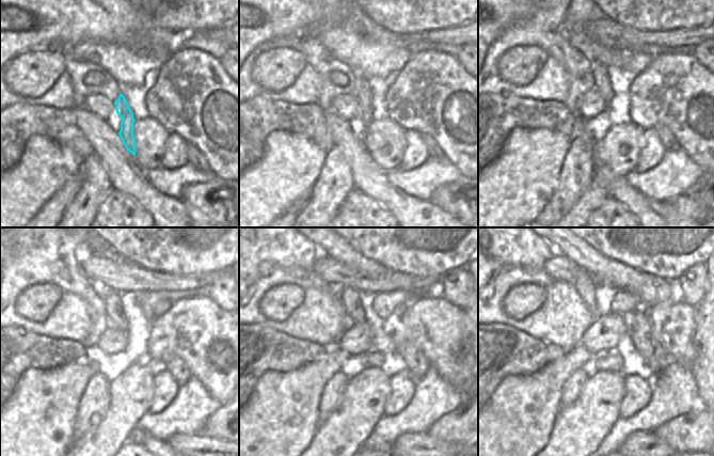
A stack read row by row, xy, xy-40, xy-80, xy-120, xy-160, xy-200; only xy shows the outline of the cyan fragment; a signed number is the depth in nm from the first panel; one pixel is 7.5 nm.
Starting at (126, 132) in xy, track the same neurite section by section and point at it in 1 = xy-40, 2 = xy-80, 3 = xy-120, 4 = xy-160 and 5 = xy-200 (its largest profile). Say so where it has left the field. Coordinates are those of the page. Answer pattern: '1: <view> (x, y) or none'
1: xy-40 (362, 91)
2: xy-80 (600, 76)
3: xy-120 (116, 317)
4: xy-160 (350, 298)
5: xy-200 (585, 284)

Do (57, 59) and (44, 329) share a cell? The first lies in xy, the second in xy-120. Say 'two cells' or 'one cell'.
two cells

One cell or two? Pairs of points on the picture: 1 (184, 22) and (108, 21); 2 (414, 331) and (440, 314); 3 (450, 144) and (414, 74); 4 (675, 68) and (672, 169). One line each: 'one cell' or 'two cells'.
1: two cells
2: one cell
3: one cell
4: two cells

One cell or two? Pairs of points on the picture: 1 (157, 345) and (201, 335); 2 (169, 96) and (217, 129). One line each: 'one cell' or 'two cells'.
1: one cell
2: one cell

